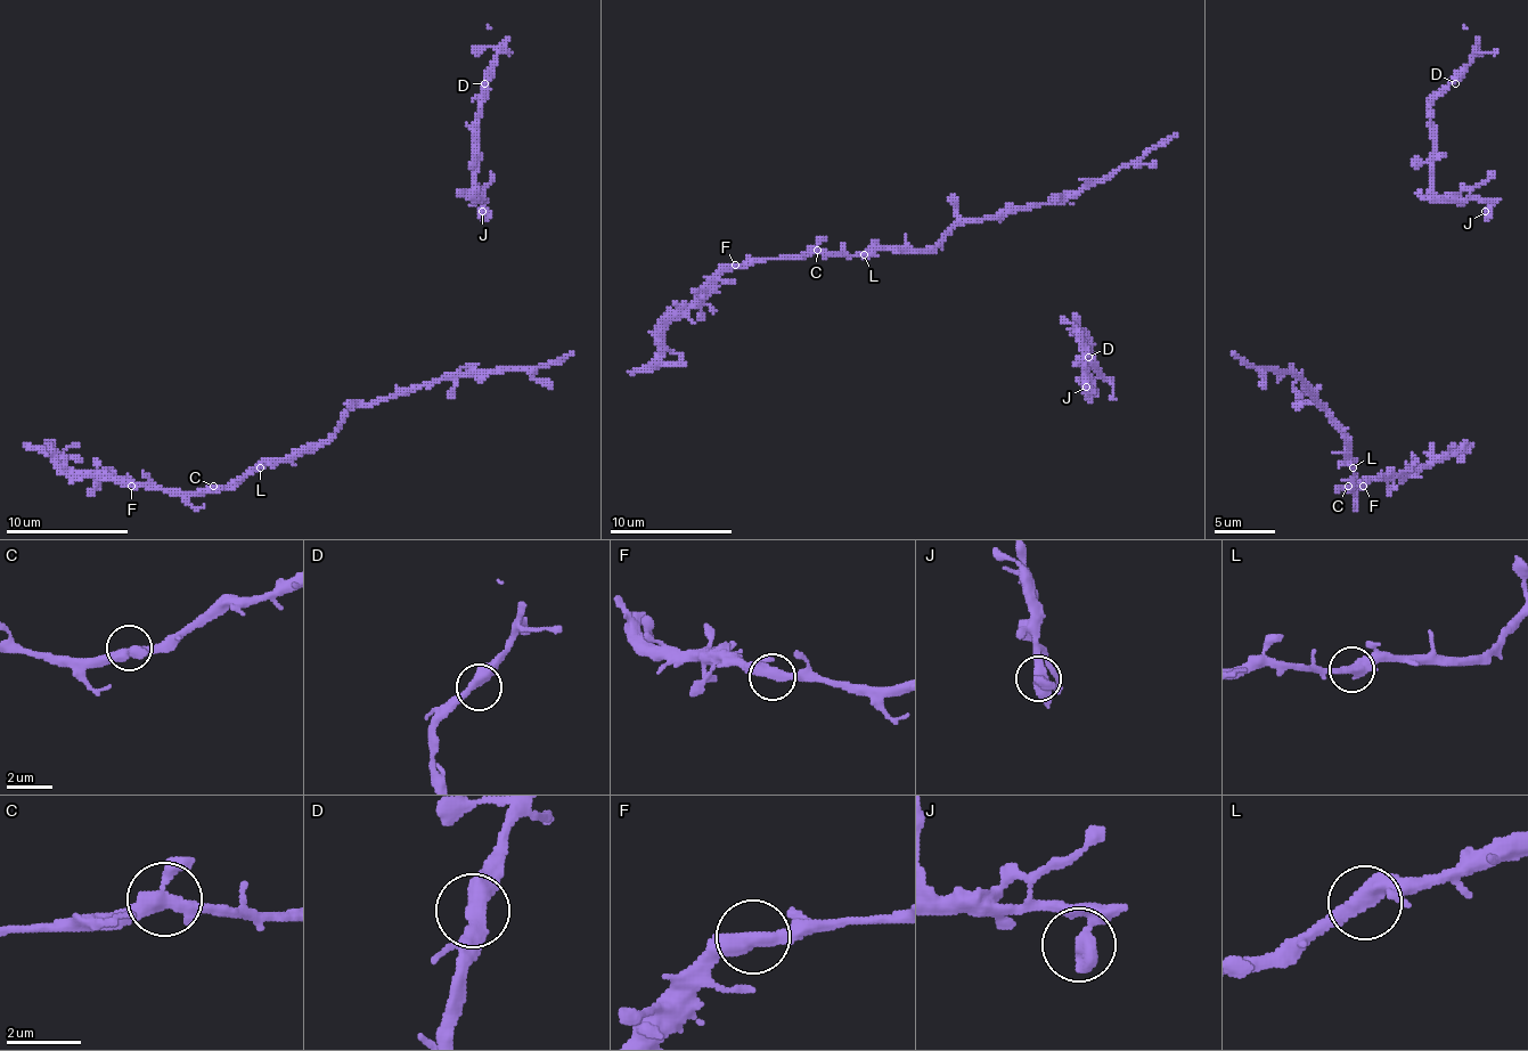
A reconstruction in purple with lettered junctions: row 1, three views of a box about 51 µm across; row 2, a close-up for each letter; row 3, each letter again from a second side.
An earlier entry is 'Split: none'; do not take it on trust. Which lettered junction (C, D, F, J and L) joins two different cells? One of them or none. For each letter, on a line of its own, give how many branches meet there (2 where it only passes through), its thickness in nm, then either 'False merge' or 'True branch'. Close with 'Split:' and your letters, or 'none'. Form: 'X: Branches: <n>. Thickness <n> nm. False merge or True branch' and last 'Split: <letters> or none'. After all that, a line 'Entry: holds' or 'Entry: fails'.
C: Branches: 3. Thickness 360 nm. True branch
D: Branches: 2. Thickness 440 nm. True branch
F: Branches: 2. Thickness 420 nm. True branch
J: Branches: 2. Thickness 420 nm. True branch
L: Branches: 2. Thickness 440 nm. True branch
Split: none
Entry: holds

